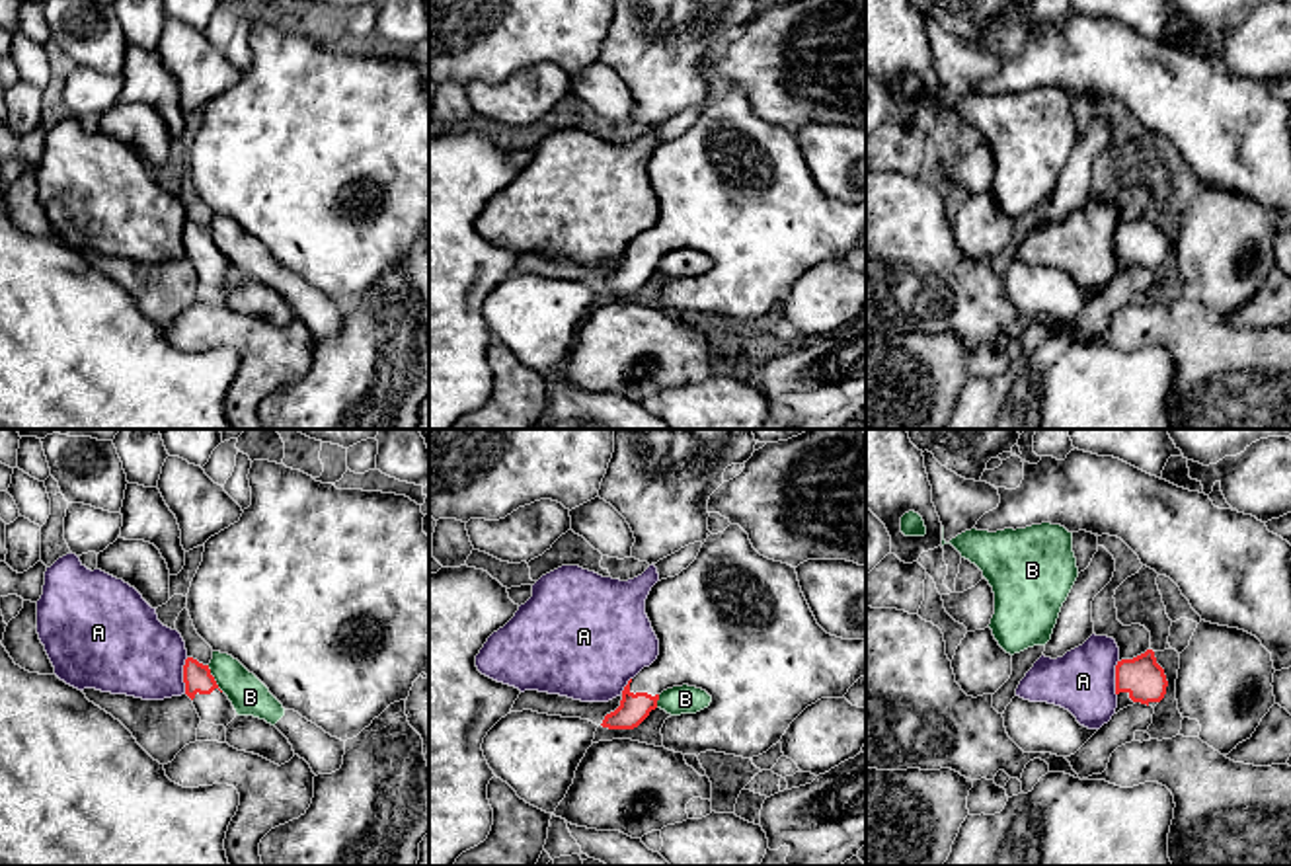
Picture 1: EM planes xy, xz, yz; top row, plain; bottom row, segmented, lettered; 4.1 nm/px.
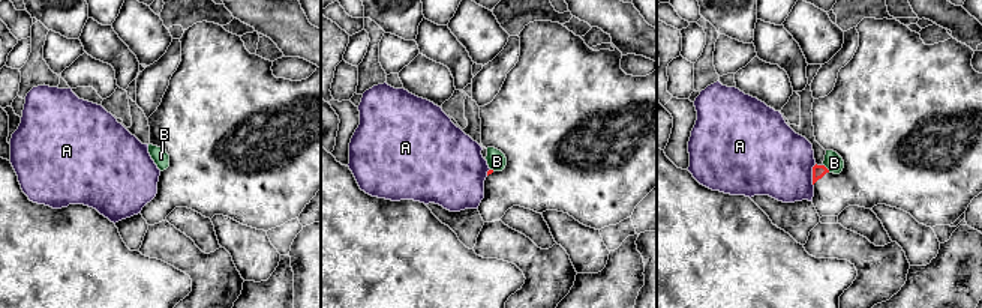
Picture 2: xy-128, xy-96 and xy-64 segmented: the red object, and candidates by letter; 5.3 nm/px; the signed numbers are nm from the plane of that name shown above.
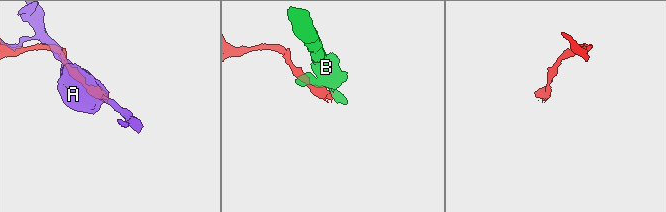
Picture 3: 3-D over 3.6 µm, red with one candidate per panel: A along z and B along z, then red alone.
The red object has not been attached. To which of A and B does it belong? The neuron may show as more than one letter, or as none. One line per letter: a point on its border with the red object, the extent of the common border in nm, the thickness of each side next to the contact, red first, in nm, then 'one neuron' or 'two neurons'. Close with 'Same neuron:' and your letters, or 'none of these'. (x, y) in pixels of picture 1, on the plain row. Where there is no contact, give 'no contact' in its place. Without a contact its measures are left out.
A: xy (184, 238) | 150 nm | 120/360 nm | two neurons
B: xy (213, 242) | 130 nm | 120/160 nm | two neurons
Same neuron: none of these

